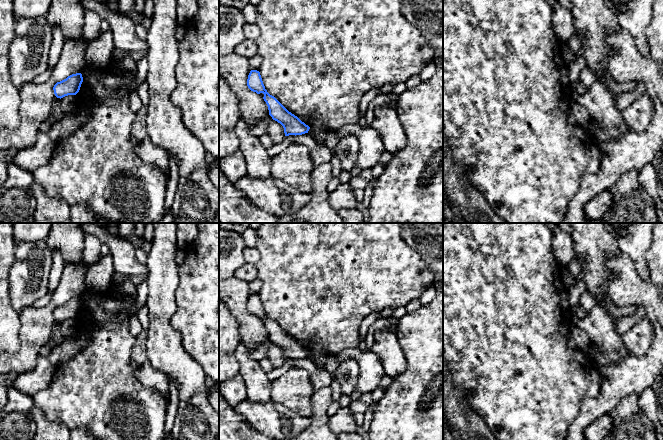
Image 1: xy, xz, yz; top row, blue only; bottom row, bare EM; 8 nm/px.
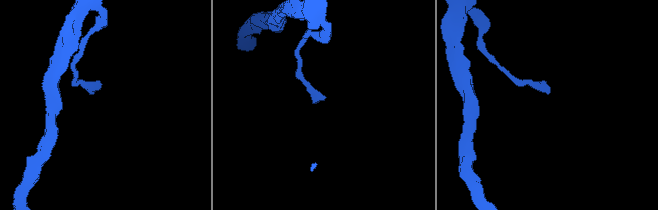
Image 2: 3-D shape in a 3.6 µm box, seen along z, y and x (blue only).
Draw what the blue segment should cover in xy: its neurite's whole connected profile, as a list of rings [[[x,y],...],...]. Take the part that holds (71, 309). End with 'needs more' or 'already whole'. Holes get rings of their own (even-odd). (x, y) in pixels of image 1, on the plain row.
[[[81,297],[72,298],[54,309],[54,318],[60,323],[68,319],[76,319],[80,314],[82,306],[83,301]]]; already whole

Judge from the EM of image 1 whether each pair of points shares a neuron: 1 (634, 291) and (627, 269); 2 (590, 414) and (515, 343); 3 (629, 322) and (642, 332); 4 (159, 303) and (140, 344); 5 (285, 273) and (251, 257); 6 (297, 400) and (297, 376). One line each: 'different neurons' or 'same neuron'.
1: same neuron
2: different neurons
3: different neurons
4: different neurons
5: different neurons
6: same neuron

